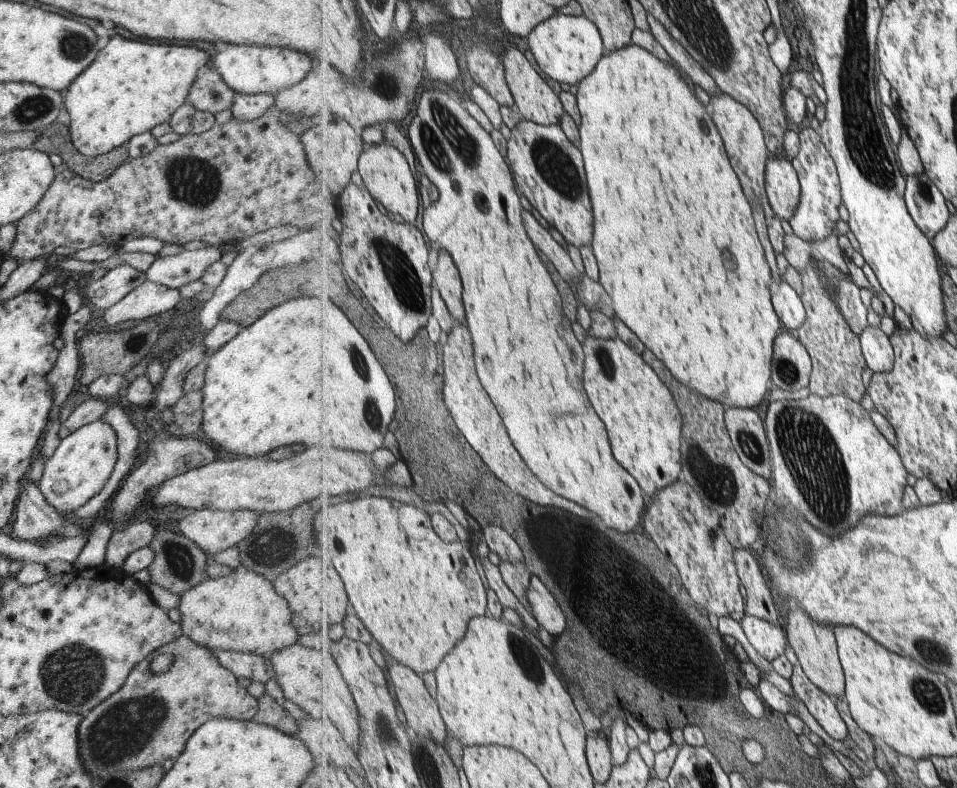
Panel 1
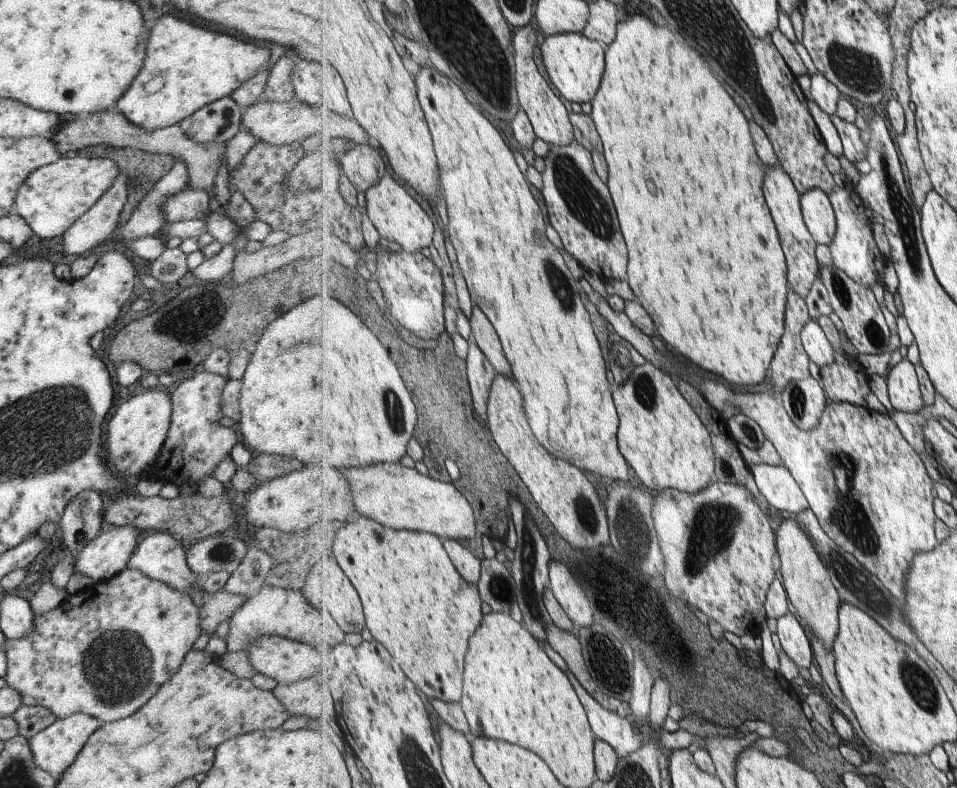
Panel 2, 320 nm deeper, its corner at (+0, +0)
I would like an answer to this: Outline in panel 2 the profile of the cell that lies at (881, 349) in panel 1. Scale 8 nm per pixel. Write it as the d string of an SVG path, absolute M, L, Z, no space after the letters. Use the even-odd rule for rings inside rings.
M907 358L889 369L886 380L891 403L897 411L919 413L926 409L919 376Z

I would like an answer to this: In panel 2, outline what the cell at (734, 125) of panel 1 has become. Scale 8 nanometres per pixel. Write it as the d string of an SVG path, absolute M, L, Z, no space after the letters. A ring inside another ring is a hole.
M777 164L775 168L769 166L765 182L763 182L763 190L766 194L767 204L770 207L774 222L778 227L779 238L782 239L783 250L786 254L788 264L788 282L795 288L798 296L805 299L805 296L811 292L813 284L819 279L820 263L817 262L815 250L817 250L817 242L803 218L802 198L794 180Z

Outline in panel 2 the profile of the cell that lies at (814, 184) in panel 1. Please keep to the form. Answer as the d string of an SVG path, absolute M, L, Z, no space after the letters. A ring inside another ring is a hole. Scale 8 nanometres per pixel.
M840 183L831 192L833 194L829 194L829 198L831 204L833 204L837 220L837 232L835 232L833 244L829 244L834 264L867 288L873 288L875 284L882 286L883 276L885 276L885 263L888 259L881 254L877 240L875 240L875 234L872 236L871 218L869 218L869 214L867 214L867 217L863 215L860 195L855 189L851 190L850 193Z

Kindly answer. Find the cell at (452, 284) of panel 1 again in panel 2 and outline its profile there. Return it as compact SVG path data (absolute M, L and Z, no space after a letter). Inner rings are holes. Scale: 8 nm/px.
M474 304L469 318L472 333L471 338L476 341L498 374L512 378L511 364L507 360L505 350L503 350L503 344L501 344L501 338L499 338L497 330L491 324L491 320L487 318L481 308L477 308Z

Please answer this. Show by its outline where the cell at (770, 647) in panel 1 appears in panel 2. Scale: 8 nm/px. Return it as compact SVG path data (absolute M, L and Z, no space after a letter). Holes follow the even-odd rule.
M789 613L777 620L775 640L802 671L814 664L810 634L803 622L799 622L793 614Z

